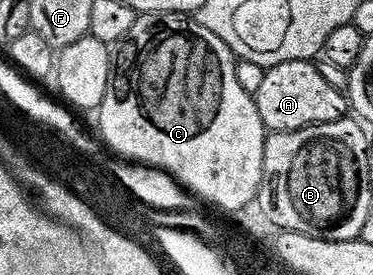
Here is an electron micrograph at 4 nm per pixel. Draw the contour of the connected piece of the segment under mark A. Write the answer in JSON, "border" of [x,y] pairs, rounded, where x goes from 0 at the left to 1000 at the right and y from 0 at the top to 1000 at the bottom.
{"border":[[[818,211],[713,244],[710,280],[678,353],[708,462],[727,480],[871,451],[922,425],[936,400],[922,331],[893,320],[893,305],[861,276],[853,236]]]}

